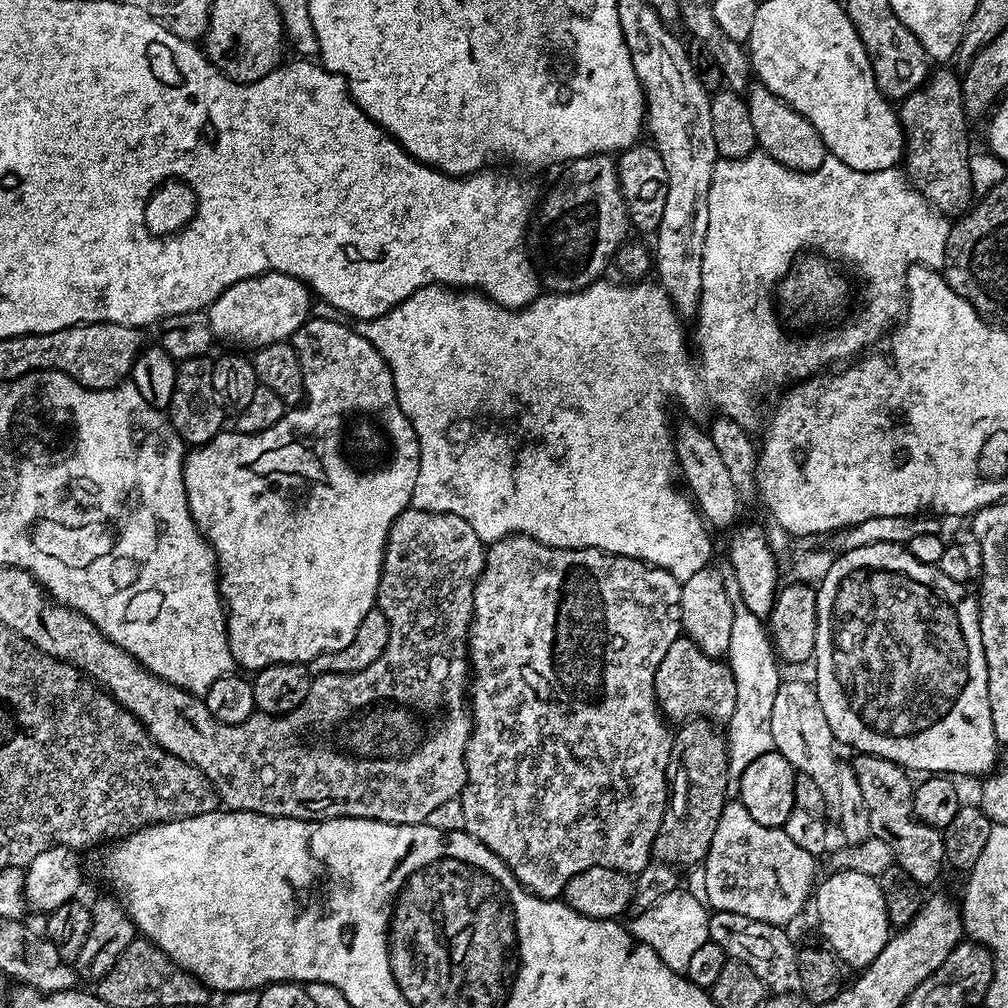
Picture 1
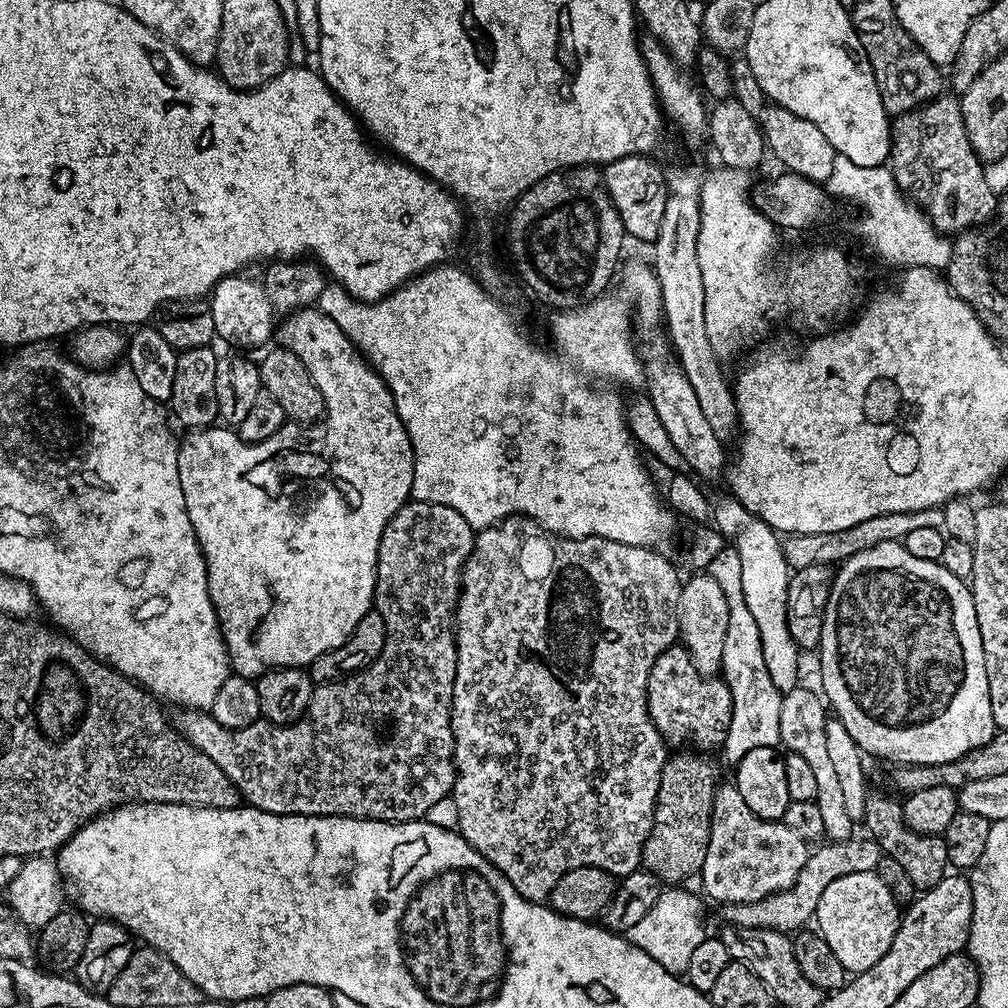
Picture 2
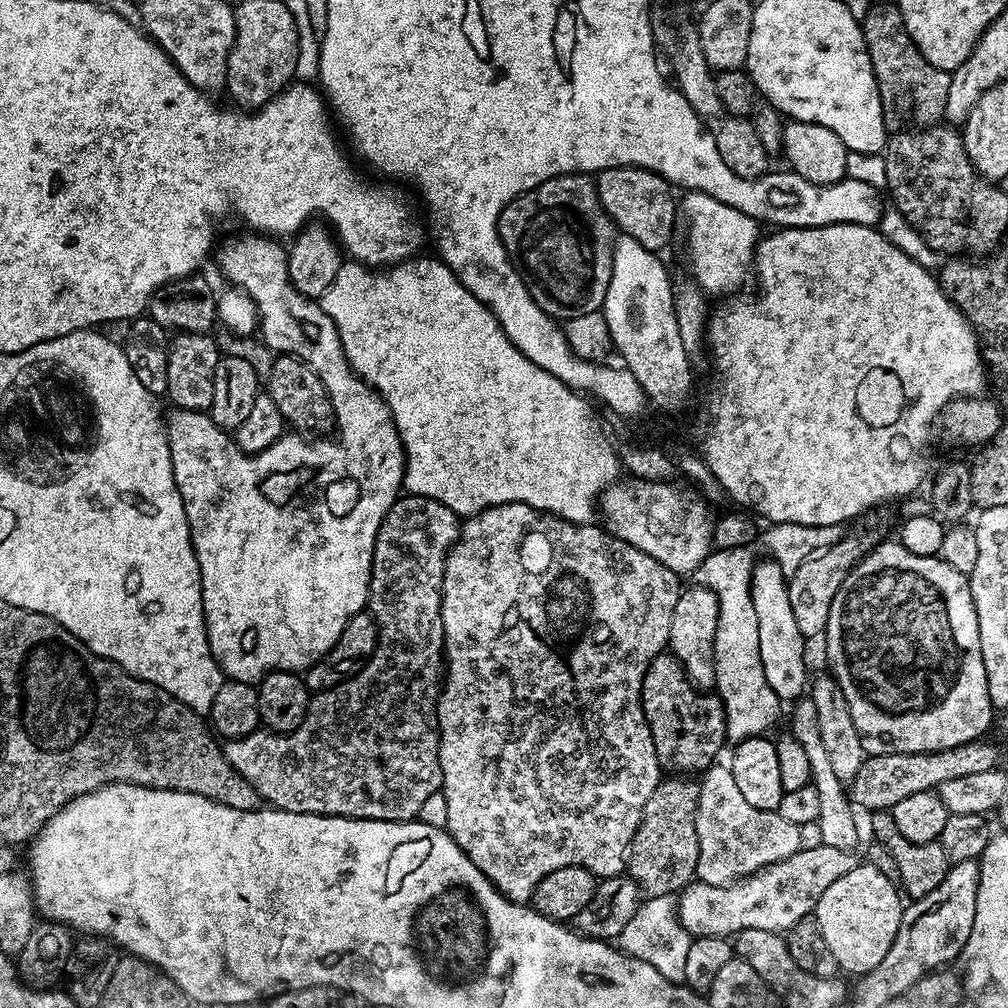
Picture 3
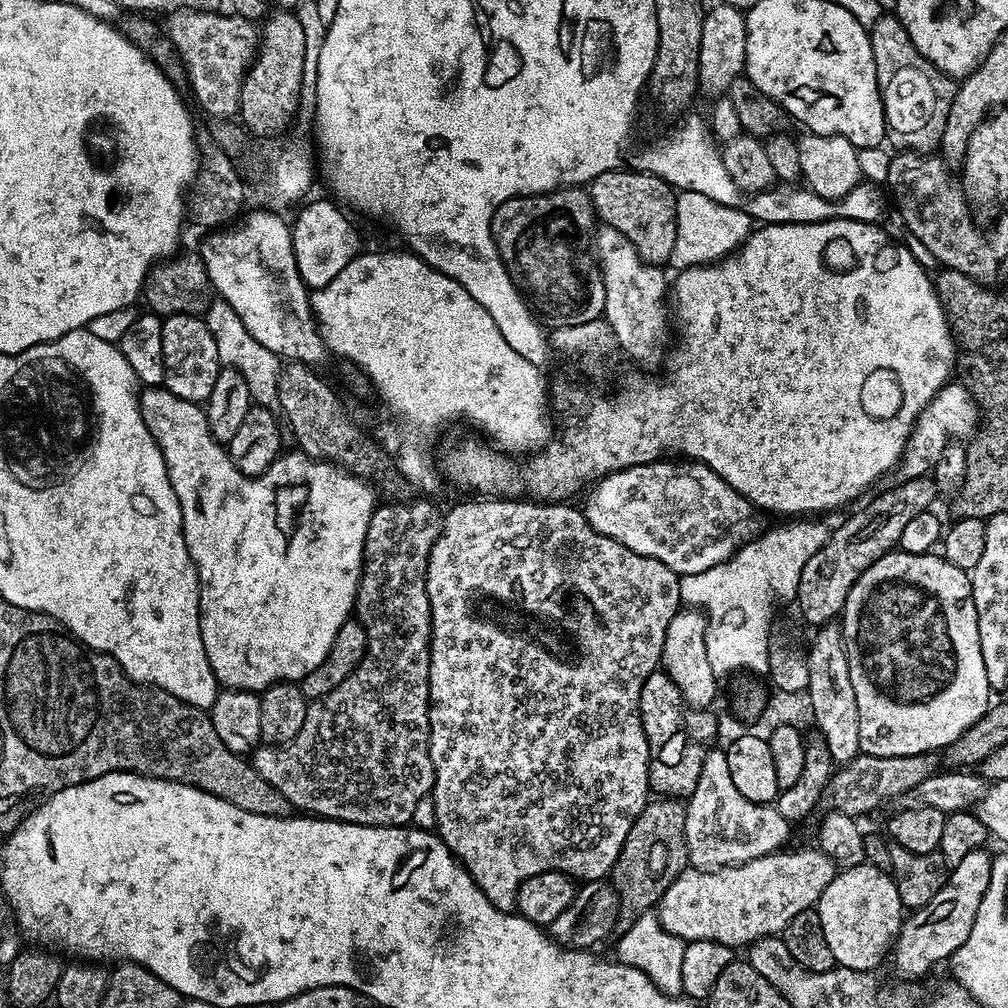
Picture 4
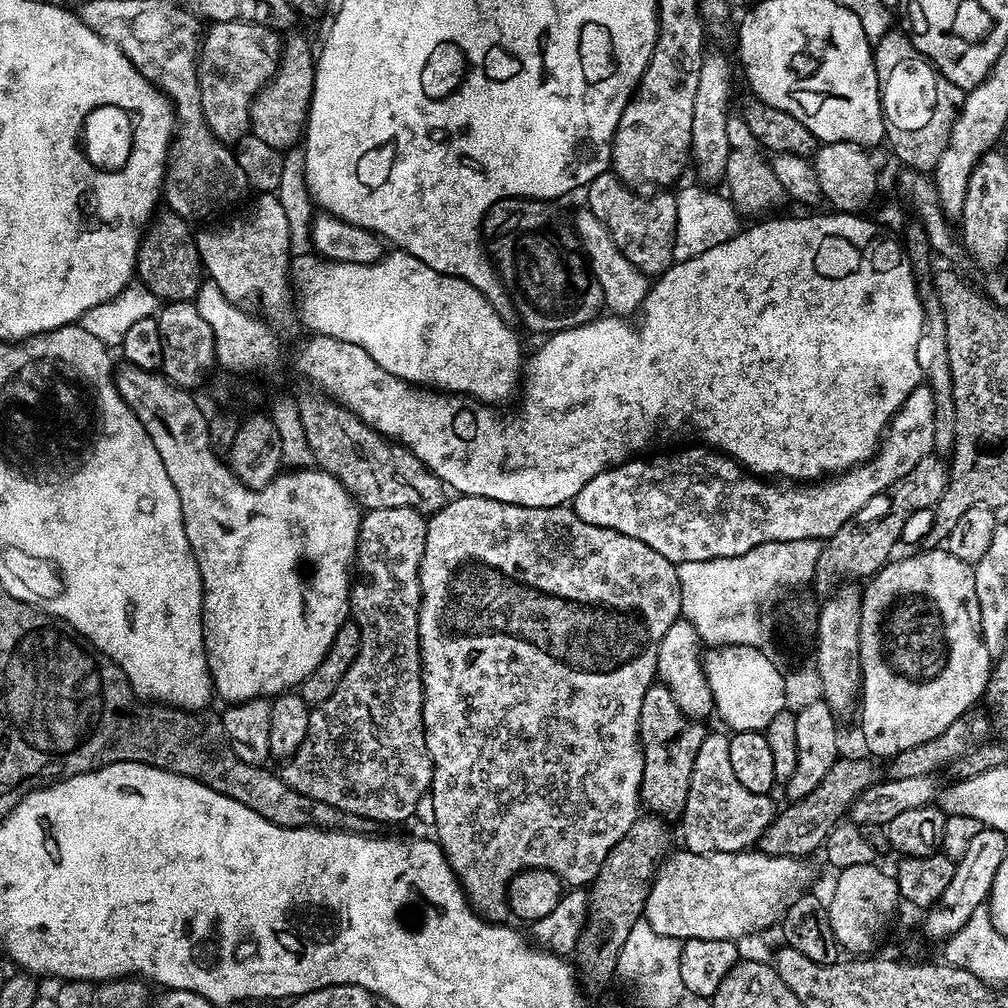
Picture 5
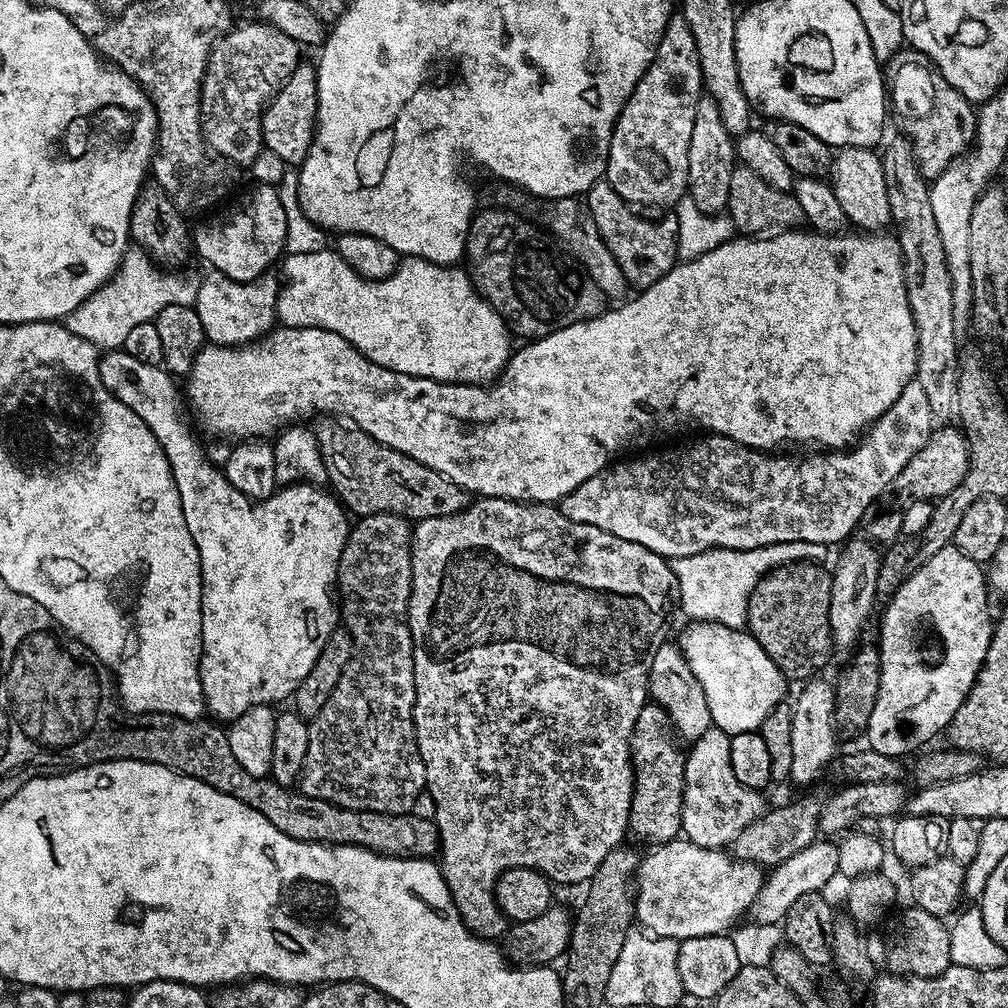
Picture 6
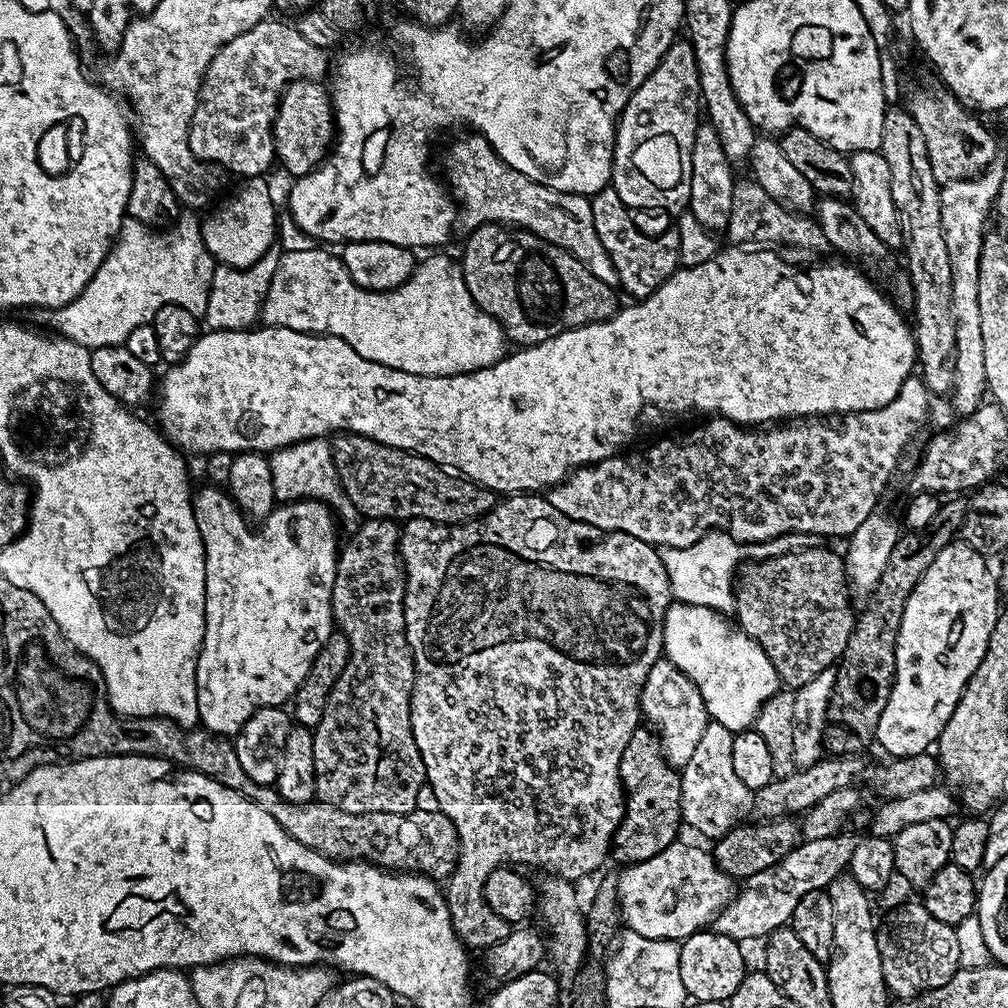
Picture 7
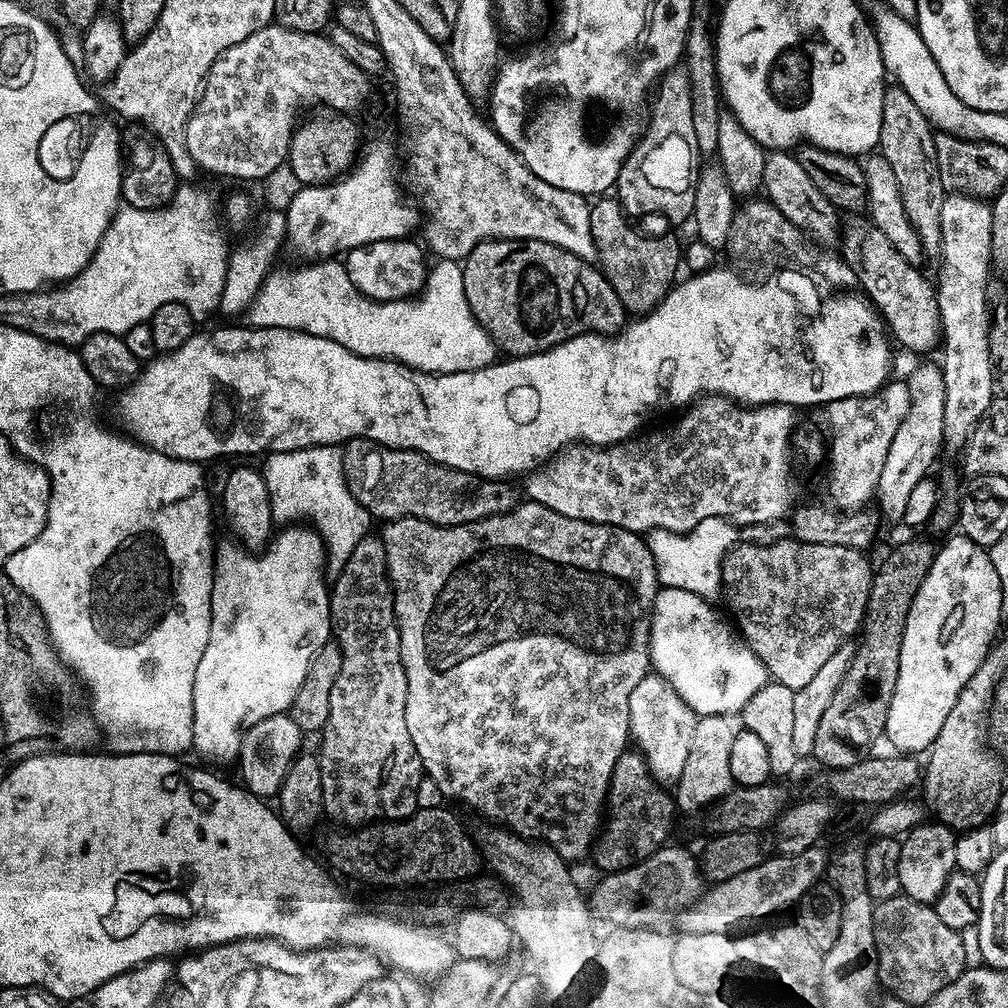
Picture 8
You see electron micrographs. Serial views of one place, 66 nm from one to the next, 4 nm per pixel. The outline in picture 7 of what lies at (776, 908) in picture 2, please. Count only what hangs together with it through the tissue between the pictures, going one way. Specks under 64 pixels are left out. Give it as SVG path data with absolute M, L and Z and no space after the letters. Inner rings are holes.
M677 842L666 846L654 858L646 858L646 862L625 867L616 880L616 900L620 904L620 919L623 927L634 934L642 934L642 938L655 940L675 940L682 942L687 936L707 929L720 911L725 908L734 896L734 881L731 876L716 865L711 851L695 848L692 844Z

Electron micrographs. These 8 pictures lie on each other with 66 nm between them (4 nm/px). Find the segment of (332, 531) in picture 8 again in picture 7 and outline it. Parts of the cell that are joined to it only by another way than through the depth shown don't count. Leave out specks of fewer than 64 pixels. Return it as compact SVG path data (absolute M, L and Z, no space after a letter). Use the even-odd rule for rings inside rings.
M323 437L303 440L289 447L279 448L269 455L270 476L277 503L292 503L295 500L314 499L327 504L339 518L341 525L348 530L355 529L360 522L360 515L348 493L337 478L337 467L334 466L332 445Z

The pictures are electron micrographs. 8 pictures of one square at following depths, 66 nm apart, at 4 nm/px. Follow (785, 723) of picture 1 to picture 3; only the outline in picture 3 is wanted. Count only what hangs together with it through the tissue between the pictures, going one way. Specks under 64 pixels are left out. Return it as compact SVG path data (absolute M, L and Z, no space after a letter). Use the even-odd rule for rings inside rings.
M801 698L795 701L792 712L792 728L790 734L802 742L806 749L806 755L810 758L810 770L812 771L812 783L818 790L818 818L816 819L815 831L820 831L819 843L826 846L835 846L837 850L853 850L860 840L860 828L856 825L857 809L854 807L846 784L838 780L830 766L829 755L822 744L822 735L818 728L818 713L814 708L814 702L810 698Z

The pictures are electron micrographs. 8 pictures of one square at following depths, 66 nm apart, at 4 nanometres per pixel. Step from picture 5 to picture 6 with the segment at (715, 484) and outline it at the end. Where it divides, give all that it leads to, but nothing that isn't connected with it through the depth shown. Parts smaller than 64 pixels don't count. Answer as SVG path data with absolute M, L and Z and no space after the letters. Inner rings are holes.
M914 378L902 390L898 402L882 413L850 450L820 450L815 453L817 456L799 460L796 456L753 450L726 436L704 434L701 440L685 448L665 447L660 450L665 452L657 456L640 454L637 460L621 459L603 472L594 474L594 478L586 478L582 486L559 501L558 507L563 516L574 522L598 526L598 530L638 542L638 546L646 546L646 550L654 550L665 558L702 554L711 548L768 550L771 544L791 546L794 542L804 542L808 546L835 546L855 533L852 531L863 518L864 511L884 491L887 493L891 489L894 478L902 474L902 466L906 466L906 462L926 446L933 430L930 399L926 396L925 387Z

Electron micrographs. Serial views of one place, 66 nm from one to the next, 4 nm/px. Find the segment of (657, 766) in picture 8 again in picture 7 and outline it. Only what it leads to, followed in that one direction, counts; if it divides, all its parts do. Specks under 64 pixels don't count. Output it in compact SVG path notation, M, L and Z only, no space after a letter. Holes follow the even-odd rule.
M661 658L650 666L650 674L646 674L640 695L640 711L649 725L660 724L658 739L664 759L671 768L683 770L694 755L694 746L698 746L702 739L702 730L706 730L710 723L706 702L702 702L702 694L698 694L694 682L690 682L690 678L686 678L686 674L682 674L682 670L675 668L669 660Z

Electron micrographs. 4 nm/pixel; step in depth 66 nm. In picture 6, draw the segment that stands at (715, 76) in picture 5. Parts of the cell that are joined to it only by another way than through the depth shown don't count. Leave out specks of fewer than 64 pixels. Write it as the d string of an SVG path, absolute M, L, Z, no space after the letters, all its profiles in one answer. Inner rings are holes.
M709 94L701 95L698 106L695 107L693 133L690 134L689 163L689 199L692 199L703 213L723 213L728 206L731 175L738 166L738 153L734 137L722 122L718 104Z

